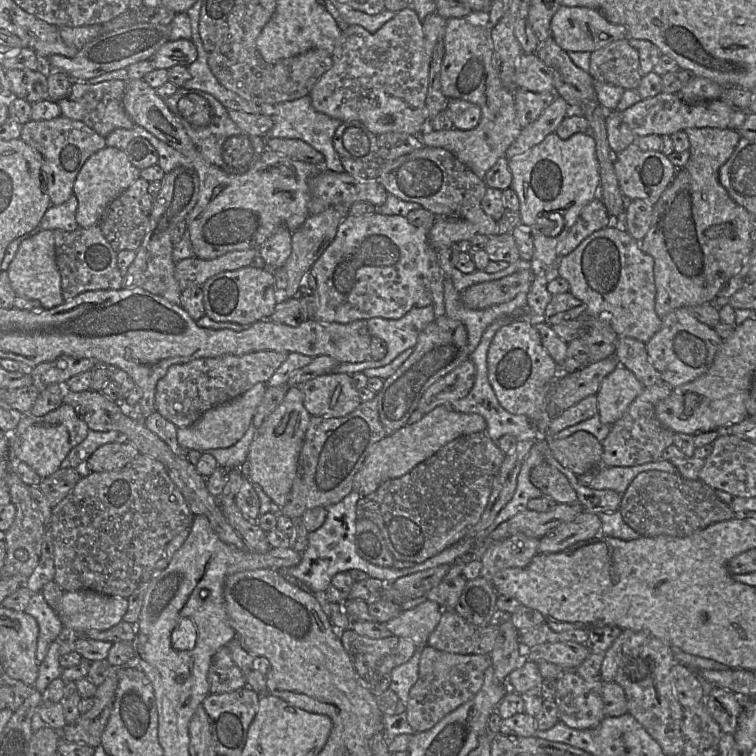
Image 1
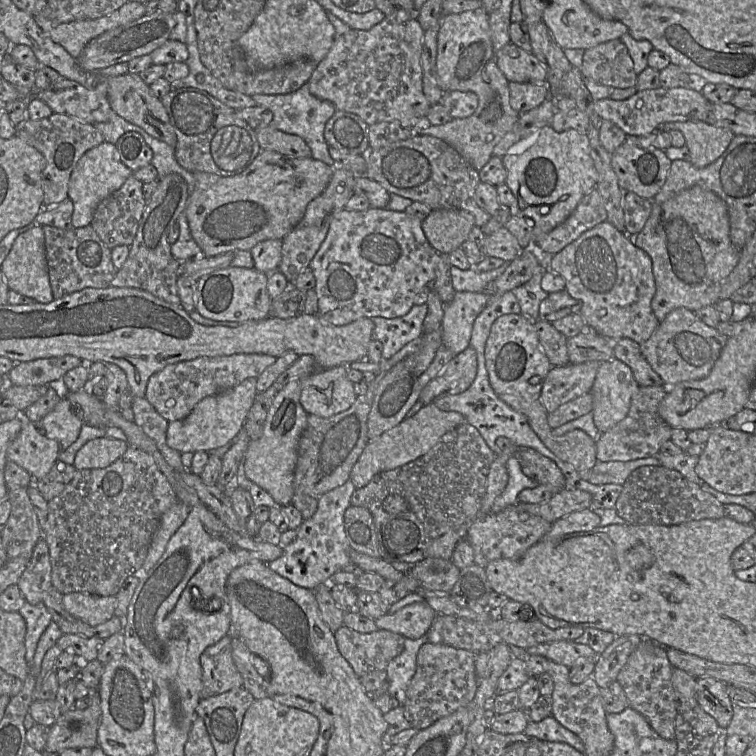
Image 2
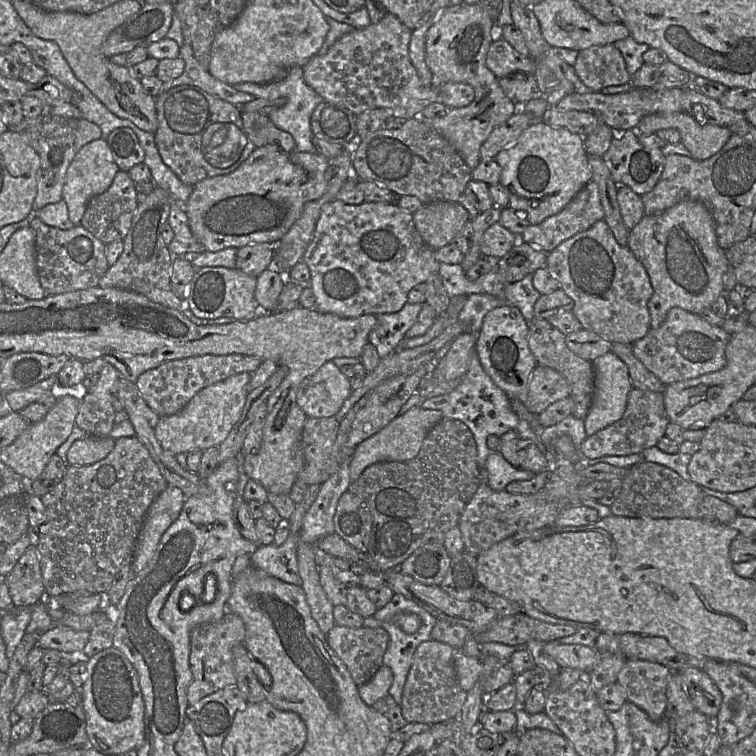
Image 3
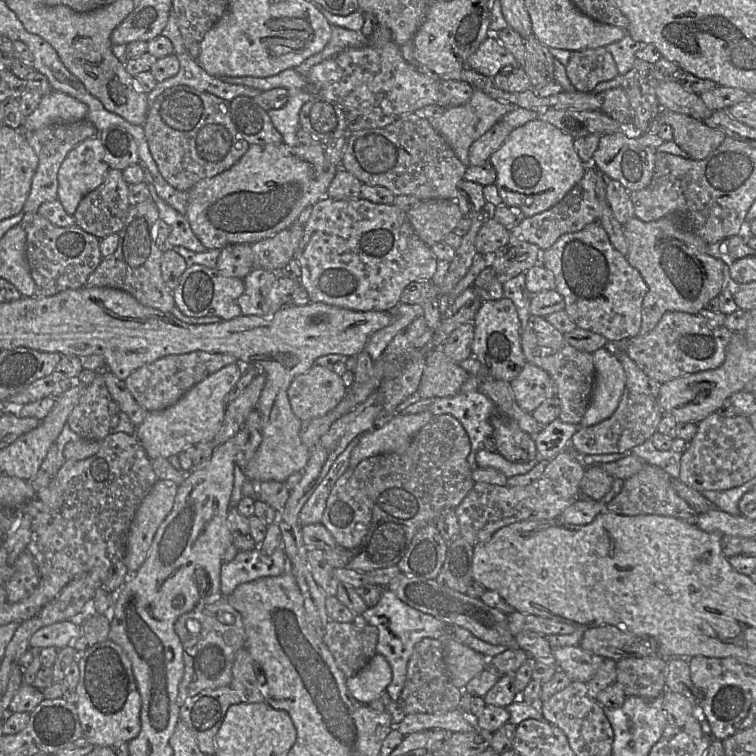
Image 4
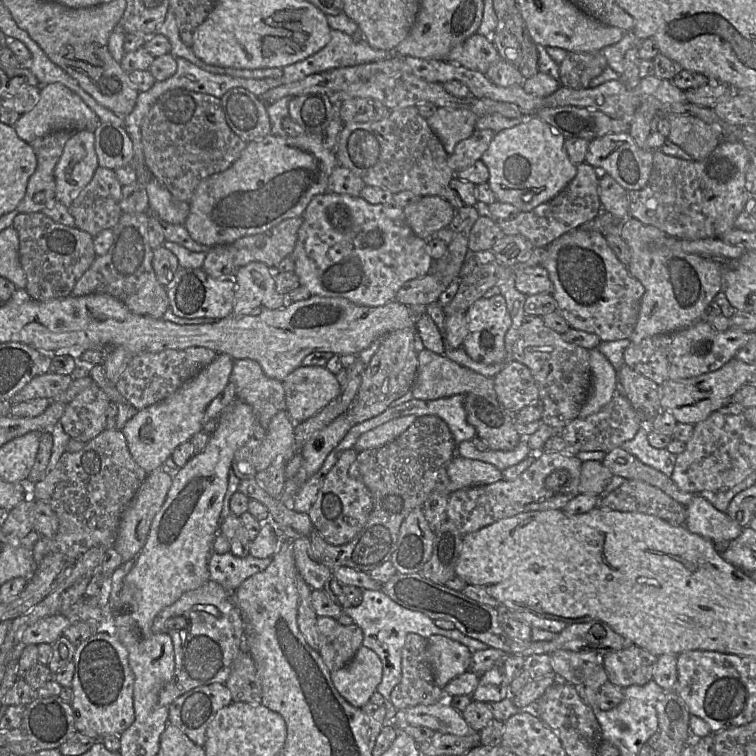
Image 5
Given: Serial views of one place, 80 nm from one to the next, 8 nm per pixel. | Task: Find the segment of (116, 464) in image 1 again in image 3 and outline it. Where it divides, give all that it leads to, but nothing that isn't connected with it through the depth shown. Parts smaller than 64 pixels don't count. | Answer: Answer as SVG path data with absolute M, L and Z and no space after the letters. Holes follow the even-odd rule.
M89 436L73 442L67 452L69 465L85 466L94 464L113 450L115 439L111 437Z

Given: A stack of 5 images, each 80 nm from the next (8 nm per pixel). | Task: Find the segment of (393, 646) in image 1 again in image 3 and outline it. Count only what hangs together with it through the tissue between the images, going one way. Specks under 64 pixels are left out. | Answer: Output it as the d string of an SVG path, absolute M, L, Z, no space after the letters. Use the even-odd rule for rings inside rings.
M336 624L326 637L358 686L369 682L383 665L389 644L389 634L383 628L349 628Z

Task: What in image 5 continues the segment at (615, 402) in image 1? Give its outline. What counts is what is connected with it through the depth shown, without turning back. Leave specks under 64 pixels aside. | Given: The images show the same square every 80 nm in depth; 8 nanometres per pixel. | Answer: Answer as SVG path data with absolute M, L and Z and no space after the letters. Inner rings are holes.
M590 350L591 390L580 413L585 418L599 412L619 390L618 372L598 350Z

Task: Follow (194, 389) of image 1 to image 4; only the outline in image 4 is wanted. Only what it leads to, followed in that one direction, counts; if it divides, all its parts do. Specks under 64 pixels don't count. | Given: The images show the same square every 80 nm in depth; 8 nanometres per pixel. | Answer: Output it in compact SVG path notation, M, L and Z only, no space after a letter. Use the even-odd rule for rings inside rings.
M194 351L186 354L167 355L134 370L124 381L135 400L146 410L160 411L174 405L197 383L224 366L237 363L229 353Z

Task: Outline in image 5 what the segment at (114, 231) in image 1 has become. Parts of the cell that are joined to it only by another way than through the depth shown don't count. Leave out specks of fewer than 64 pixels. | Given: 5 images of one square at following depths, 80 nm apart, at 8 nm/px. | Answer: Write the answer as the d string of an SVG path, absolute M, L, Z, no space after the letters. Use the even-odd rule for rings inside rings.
M99 166L89 184L81 190L68 207L75 219L75 227L89 233L92 237L105 229L114 229L123 215L120 206L122 187L115 170Z

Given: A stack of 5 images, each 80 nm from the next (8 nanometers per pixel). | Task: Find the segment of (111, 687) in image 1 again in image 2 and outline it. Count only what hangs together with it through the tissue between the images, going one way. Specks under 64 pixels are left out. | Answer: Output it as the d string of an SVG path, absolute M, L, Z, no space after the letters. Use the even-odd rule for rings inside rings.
M90 689L89 695L82 699L89 702L87 708L62 712L56 722L48 727L44 753L58 753L65 748L97 747L97 735L101 719L100 697L97 689Z

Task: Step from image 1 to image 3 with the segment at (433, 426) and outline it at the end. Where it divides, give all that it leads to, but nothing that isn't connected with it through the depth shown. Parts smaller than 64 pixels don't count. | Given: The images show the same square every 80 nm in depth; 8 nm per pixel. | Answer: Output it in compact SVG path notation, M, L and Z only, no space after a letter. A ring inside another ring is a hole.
M421 406L399 414L387 426L355 447L349 464L351 481L356 481L367 467L377 462L406 461L416 457L429 431L443 418L441 411L424 409Z

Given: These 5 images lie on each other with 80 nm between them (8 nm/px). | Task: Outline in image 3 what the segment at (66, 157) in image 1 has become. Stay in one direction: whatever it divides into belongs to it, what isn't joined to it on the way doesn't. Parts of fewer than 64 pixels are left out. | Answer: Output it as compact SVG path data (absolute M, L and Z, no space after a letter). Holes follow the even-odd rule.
M44 114L37 118L24 118L18 126L9 128L22 135L40 157L41 167L38 172L37 195L33 202L33 212L62 200L62 190L70 163L84 145L103 138L99 126L82 117L66 118Z

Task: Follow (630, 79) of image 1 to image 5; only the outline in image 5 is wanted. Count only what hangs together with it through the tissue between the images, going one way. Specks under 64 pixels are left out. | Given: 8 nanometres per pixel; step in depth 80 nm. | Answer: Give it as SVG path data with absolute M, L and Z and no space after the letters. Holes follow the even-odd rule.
M600 51L568 52L559 63L559 81L569 88L588 88L591 80L607 67L607 60Z

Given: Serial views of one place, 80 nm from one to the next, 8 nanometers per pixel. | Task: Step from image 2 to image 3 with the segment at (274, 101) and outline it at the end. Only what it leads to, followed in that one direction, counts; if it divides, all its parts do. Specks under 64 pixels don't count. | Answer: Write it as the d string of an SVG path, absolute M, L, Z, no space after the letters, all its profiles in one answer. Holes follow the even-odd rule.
M291 67L281 79L269 83L241 82L232 86L239 91L252 94L257 98L275 100L279 97L286 97L287 103L271 112L268 116L269 119L277 128L293 136L296 151L318 153L312 143L314 134L311 129L310 119L314 109L323 101L323 98L304 80L303 67Z

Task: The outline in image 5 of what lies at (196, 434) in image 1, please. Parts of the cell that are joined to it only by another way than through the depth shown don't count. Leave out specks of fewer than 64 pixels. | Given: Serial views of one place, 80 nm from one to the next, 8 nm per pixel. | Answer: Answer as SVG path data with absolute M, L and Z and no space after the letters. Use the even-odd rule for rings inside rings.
M224 353L216 358L196 376L184 383L166 399L140 409L121 430L128 449L135 462L148 474L163 467L166 460L180 444L190 441L204 429L205 410L209 403L220 394L229 382L234 359Z

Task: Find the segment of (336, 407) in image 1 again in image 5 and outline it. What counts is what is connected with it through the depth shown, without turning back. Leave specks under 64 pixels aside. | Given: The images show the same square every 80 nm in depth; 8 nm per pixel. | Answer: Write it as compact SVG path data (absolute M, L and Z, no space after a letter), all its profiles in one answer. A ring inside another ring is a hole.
M301 366L283 381L286 411L295 423L303 422L339 396L342 386L326 367Z

